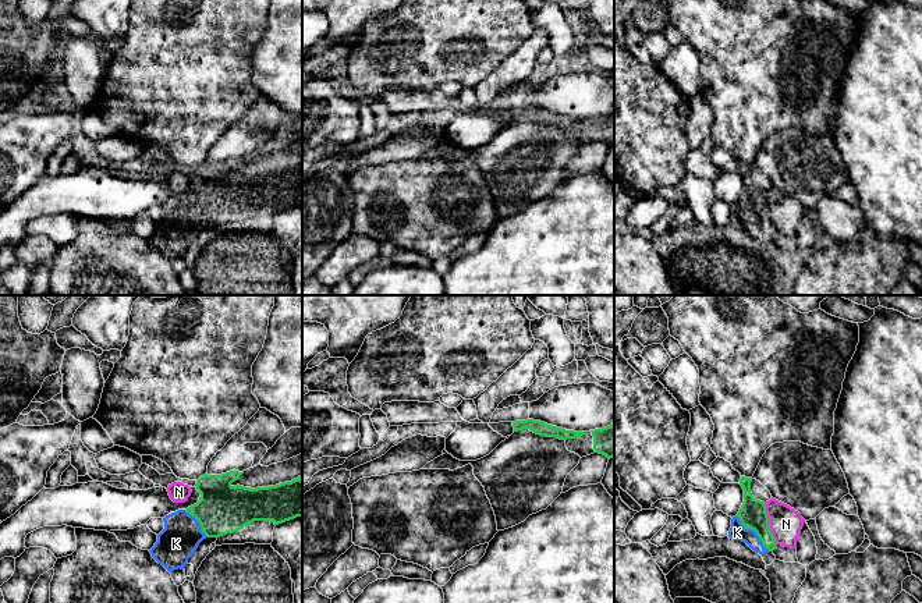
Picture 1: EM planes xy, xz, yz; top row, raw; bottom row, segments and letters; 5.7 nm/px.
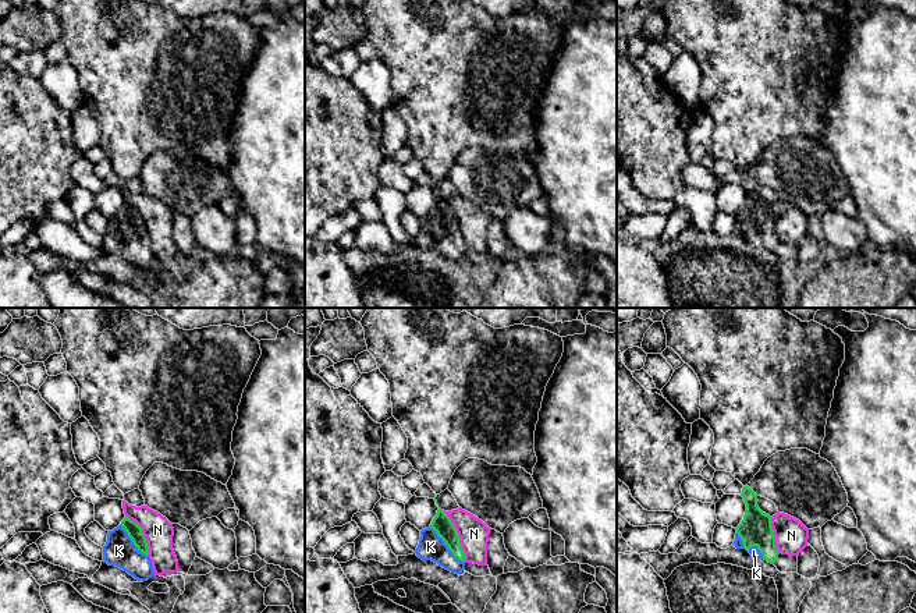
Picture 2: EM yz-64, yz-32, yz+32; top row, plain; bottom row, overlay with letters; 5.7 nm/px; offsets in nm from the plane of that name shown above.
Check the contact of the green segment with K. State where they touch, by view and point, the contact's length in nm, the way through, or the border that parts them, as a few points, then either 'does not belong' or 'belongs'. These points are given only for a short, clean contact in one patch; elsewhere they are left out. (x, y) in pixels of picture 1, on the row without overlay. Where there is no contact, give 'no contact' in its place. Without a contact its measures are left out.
contact yz (754, 217); length 280 nm; way yz (752, 202), (754, 217), (740, 217), (737, 220); belongs

